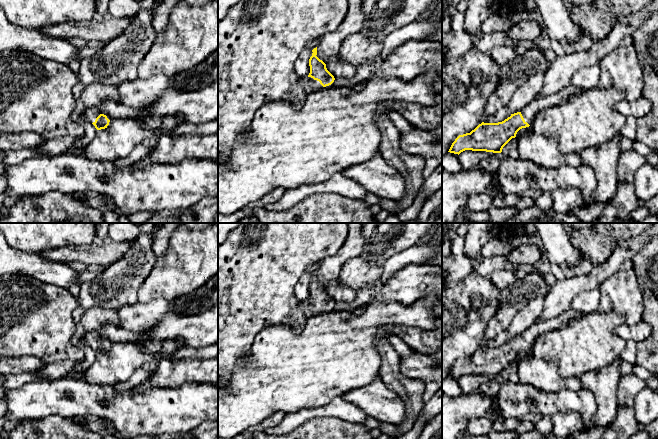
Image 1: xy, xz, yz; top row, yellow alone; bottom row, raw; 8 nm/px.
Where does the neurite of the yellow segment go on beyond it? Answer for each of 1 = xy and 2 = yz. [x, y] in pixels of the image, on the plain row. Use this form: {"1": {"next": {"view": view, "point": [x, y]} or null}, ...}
{"1": {"next": {"view": "xy", "point": [90, 338]}}, "2": {"next": {"view": "yz", "point": [538, 328]}}}

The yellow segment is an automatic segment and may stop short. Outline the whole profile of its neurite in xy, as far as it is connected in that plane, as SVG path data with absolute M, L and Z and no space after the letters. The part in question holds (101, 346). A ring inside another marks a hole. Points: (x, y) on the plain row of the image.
M85 332L83 340L90 345L97 354L105 353L109 349L110 344L104 339L100 332Z

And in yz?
M570 308L557 317L535 322L521 336L511 338L502 346L482 346L470 357L459 359L448 376L458 379L465 374L501 377L503 371L516 361L520 353L532 349L539 335L563 328L571 320L577 320L584 314L584 312Z

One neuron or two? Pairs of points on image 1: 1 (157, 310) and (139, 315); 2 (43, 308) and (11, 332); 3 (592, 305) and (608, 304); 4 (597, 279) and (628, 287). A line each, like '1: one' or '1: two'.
1: one
2: one
3: two
4: two

